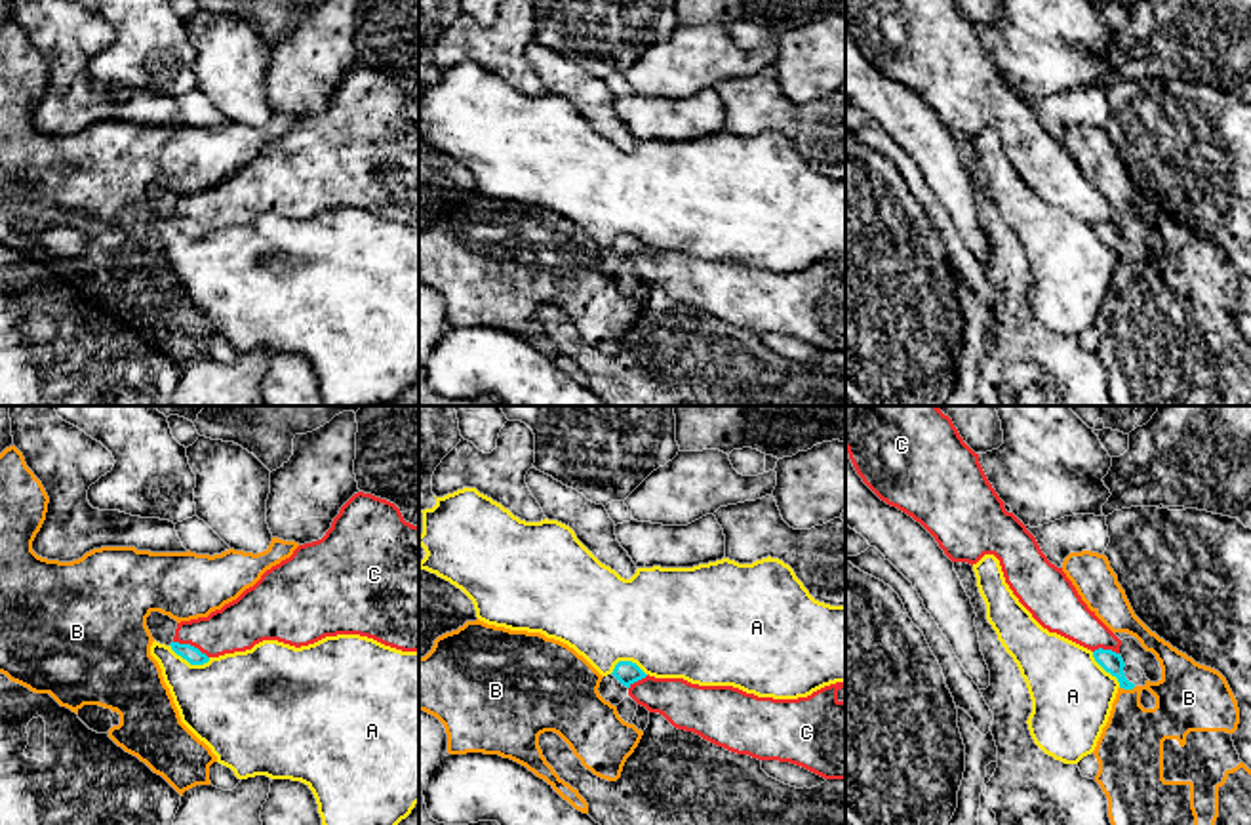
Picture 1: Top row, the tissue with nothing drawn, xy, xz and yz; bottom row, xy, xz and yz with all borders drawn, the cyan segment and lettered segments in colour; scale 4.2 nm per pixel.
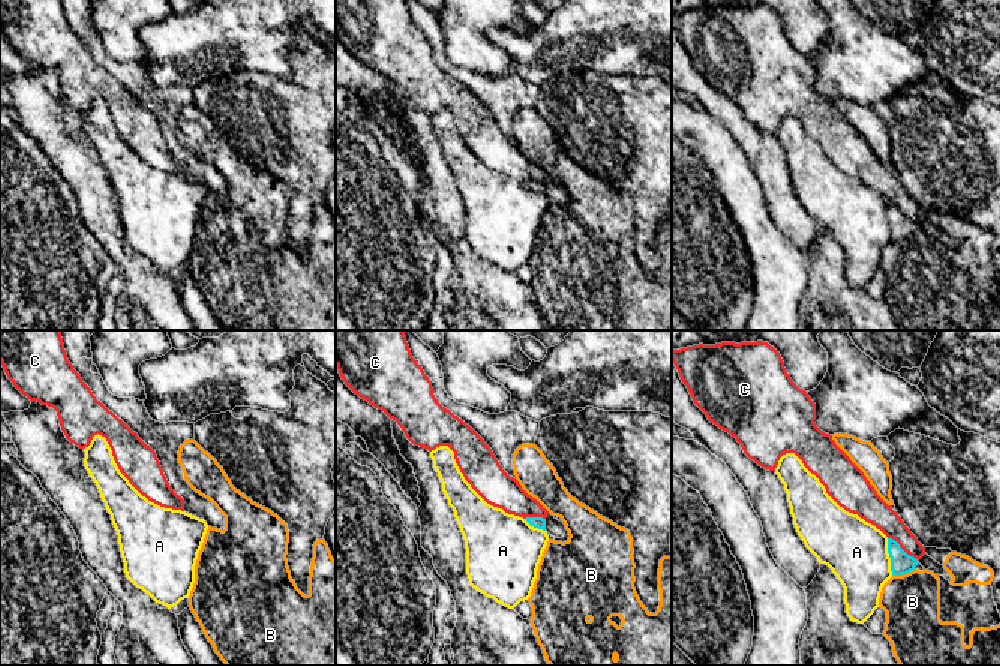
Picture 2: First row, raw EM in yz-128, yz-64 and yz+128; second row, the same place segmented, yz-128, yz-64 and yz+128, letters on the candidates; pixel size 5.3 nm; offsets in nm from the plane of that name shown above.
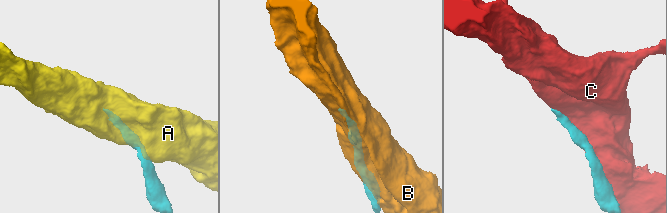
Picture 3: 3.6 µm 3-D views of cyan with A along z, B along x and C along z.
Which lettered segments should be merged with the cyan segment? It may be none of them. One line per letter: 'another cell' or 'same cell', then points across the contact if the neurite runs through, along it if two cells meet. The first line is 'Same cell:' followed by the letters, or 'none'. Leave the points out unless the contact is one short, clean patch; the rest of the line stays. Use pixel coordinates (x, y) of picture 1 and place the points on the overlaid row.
Same cell: none
A: another cell
B: another cell
C: another cell

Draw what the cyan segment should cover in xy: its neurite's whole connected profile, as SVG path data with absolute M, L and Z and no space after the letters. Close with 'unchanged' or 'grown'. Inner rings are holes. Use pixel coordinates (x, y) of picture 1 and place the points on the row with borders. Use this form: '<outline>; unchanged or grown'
M150 612L150 615L147 617L147 627L156 642L169 646L177 655L187 659L190 665L204 665L209 661L209 657L202 654L198 648L190 644L179 644L173 640L177 621L169 615Z; grown

